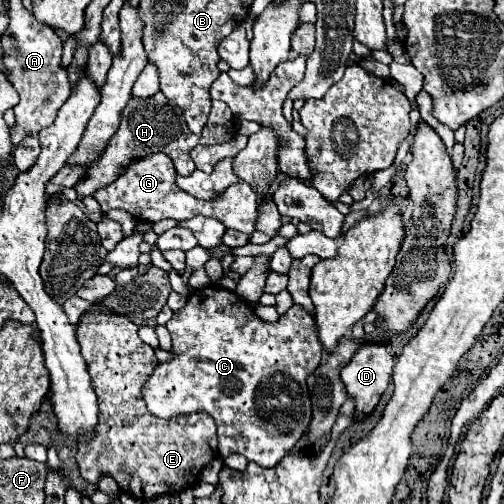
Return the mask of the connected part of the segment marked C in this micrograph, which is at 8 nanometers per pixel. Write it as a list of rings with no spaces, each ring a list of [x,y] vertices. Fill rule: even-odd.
[[[208,285],[200,291],[192,291],[186,305],[166,323],[166,329],[172,333],[172,359],[158,363],[142,387],[150,413],[160,419],[208,413],[218,425],[218,453],[222,457],[240,453],[260,467],[274,467],[286,457],[306,433],[312,415],[306,377],[316,371],[322,359],[312,315],[304,311],[304,307],[292,305],[276,323],[266,323],[254,313],[252,305],[242,301],[236,293]]]

